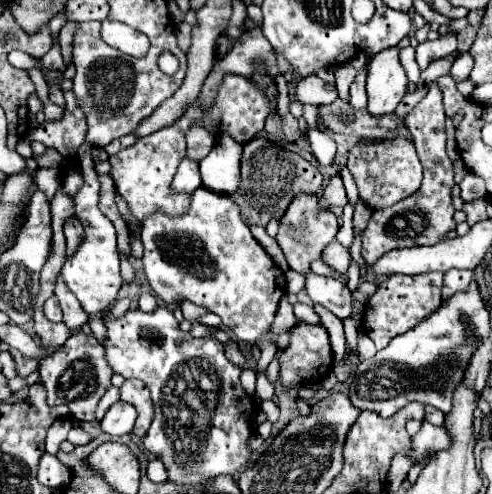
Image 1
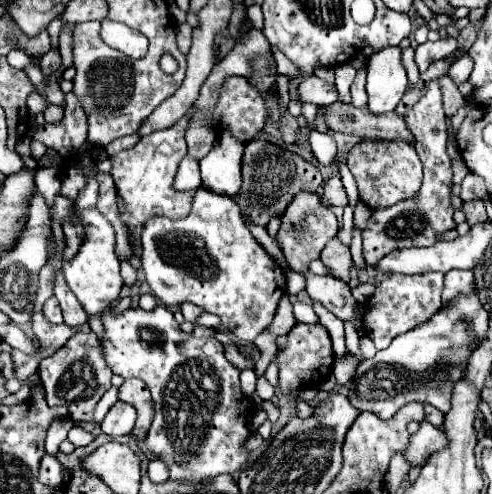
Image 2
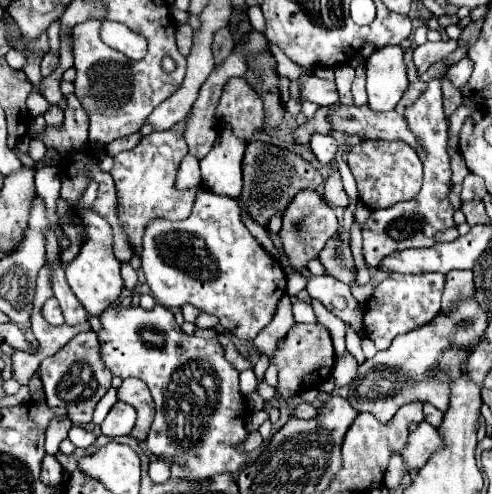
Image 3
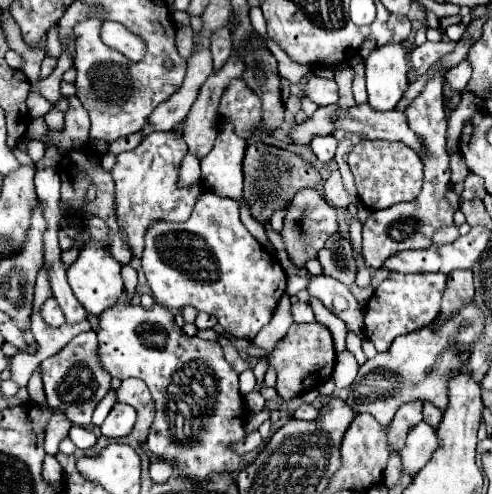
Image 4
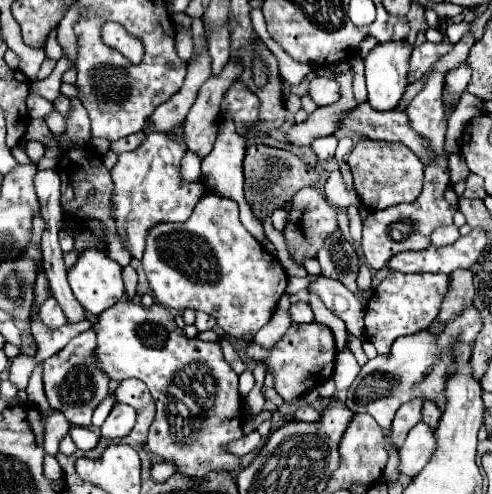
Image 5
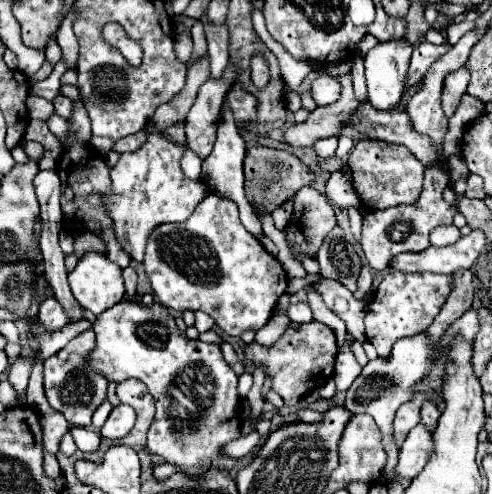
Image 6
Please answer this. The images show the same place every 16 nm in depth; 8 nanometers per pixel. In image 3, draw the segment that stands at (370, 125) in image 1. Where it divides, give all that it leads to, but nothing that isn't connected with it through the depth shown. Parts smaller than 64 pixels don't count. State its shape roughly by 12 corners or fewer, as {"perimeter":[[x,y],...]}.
{"perimeter":[[332,104],[332,130],[370,140],[404,140],[416,148],[398,112]]}

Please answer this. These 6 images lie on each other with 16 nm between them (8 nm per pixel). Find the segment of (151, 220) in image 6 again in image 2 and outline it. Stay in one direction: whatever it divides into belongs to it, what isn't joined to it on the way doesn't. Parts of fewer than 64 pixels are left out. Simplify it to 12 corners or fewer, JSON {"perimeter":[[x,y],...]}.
{"perimeter":[[194,106],[110,158],[132,240],[154,214],[182,218],[194,192],[172,180]]}

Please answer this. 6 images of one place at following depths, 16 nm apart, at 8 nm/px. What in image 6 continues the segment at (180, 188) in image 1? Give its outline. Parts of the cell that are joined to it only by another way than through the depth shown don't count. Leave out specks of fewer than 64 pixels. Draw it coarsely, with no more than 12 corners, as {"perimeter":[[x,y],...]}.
{"perimeter":[[186,150],[182,172],[188,180],[200,178],[200,158]]}

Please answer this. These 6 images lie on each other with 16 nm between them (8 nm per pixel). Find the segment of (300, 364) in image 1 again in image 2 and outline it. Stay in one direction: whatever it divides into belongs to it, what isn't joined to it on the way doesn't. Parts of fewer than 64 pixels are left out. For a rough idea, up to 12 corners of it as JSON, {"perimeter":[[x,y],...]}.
{"perimeter":[[296,324],[278,350],[280,388],[322,384],[334,364],[328,330]]}

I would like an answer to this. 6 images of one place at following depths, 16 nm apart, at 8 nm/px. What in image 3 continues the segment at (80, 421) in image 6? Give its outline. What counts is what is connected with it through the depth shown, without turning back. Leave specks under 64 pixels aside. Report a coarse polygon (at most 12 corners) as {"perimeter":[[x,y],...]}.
{"perimeter":[[76,334],[42,360],[48,406],[92,422],[112,374],[98,336]]}

